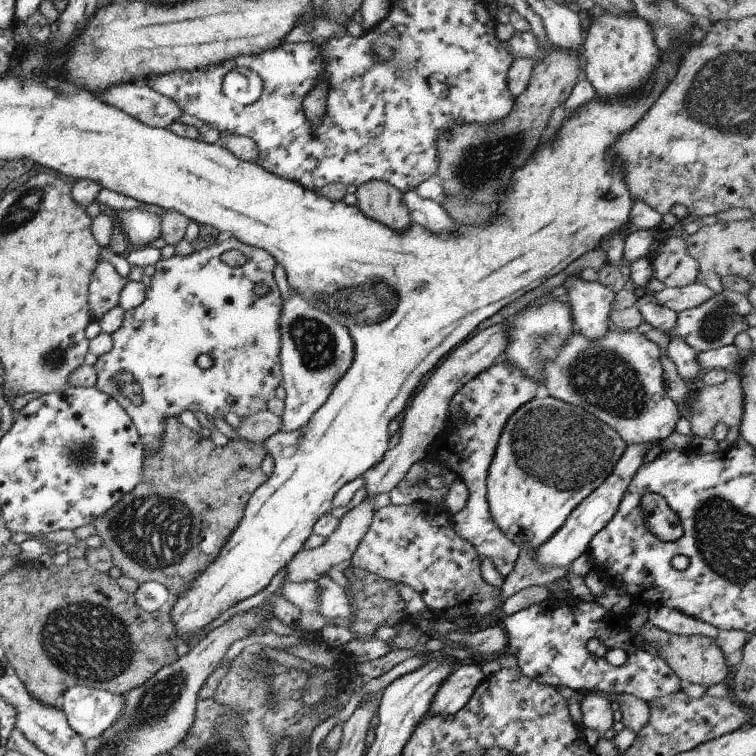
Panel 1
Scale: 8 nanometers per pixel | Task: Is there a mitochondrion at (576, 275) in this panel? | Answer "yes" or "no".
no

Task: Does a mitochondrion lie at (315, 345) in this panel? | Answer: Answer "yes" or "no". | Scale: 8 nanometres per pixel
yes

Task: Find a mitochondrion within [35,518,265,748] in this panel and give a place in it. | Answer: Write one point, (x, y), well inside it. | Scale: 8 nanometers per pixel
(85, 634)

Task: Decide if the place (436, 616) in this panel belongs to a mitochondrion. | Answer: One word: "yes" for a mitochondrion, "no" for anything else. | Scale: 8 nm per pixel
no

